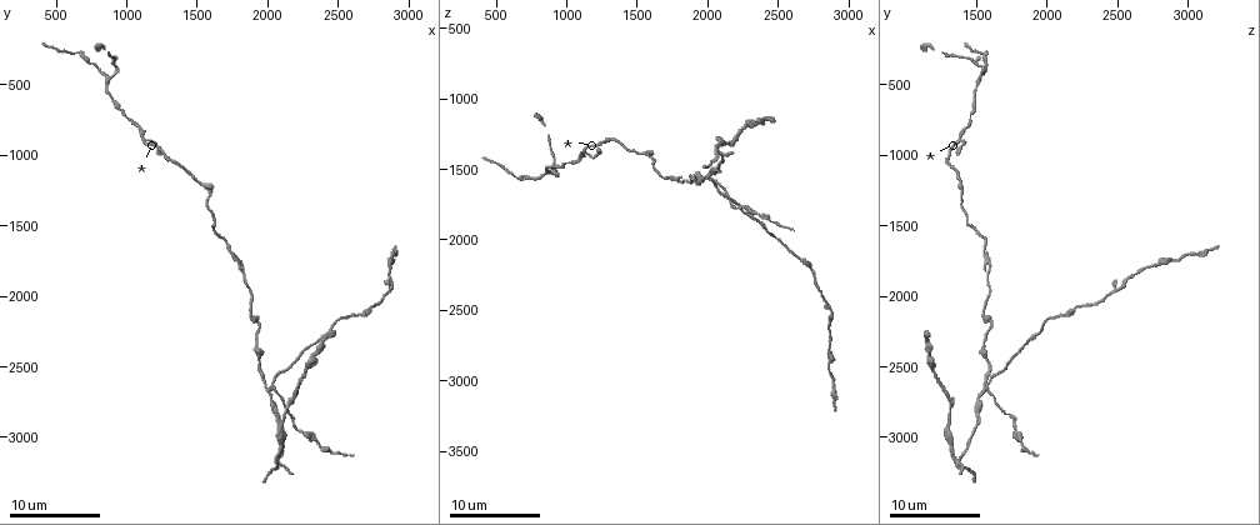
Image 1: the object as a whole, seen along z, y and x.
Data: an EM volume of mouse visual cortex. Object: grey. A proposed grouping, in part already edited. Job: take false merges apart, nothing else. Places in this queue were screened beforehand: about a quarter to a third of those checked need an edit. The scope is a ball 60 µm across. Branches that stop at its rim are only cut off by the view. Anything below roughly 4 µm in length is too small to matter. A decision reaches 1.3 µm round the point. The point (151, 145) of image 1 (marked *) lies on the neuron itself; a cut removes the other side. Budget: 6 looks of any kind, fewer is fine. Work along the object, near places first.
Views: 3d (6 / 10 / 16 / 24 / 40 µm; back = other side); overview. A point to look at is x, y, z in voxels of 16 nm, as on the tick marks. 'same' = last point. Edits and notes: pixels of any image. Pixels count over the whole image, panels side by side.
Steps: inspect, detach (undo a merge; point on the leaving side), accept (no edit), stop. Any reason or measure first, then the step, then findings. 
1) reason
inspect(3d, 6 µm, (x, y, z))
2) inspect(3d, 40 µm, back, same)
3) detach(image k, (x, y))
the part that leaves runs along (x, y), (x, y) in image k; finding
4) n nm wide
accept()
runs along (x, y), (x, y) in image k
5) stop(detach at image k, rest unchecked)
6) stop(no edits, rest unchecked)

three-way junction
inspect(3d, 10 µm, (880, 440, 1540))

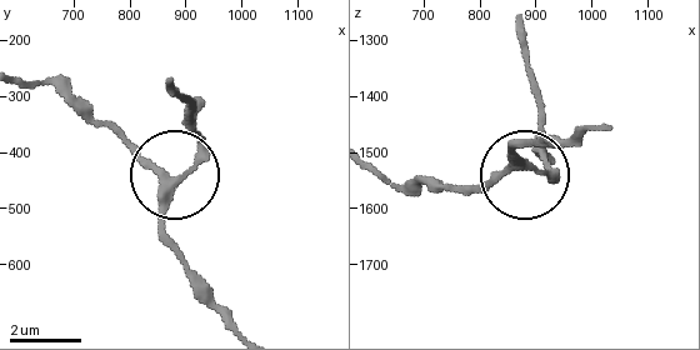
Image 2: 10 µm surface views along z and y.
other side
inspect(3d, 10 µm, back, (880, 460, 1520))

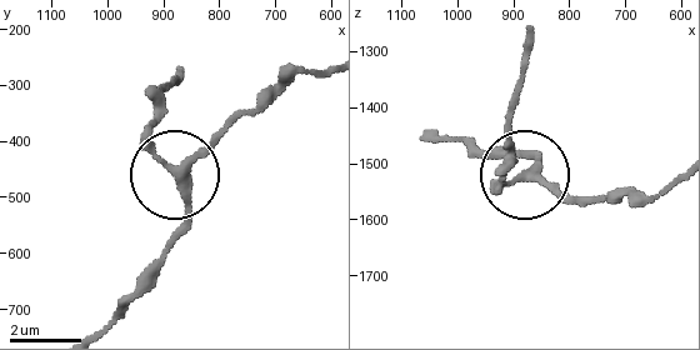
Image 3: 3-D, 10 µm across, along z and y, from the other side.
3 arms
accept()
runs along (439, 138), (526, 150), (538, 176), (589, 200) in image 3; all the same neuron

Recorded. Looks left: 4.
calibre changes
inspect(3d, 16 µm, (1480, 1180, 1380))

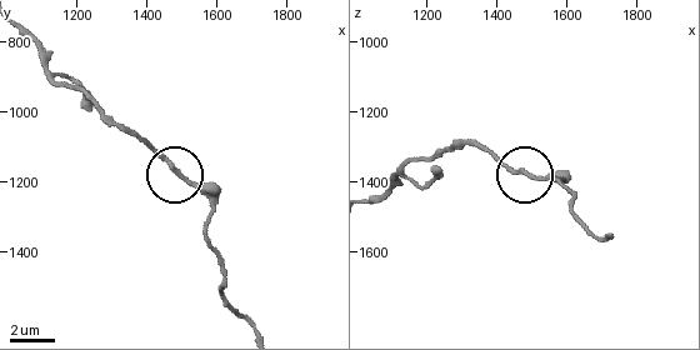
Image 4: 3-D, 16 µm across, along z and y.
inspect(3d, 6 µm, (1470, 1160, 1370))

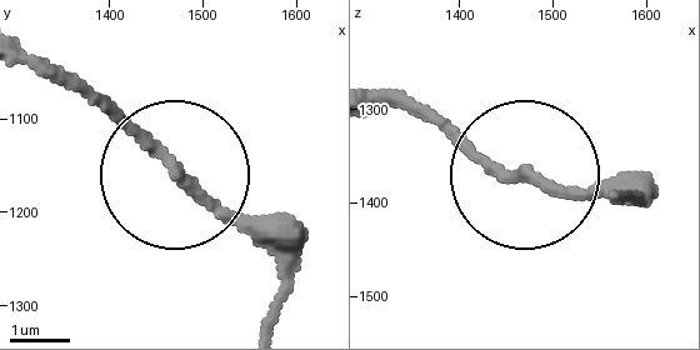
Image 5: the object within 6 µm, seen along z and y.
accept()
runs along (20, 48), (79, 78), (284, 266) in image 5; one neuron here

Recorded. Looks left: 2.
inspect(3d, 10 µm, (1800, 1780, 1580))

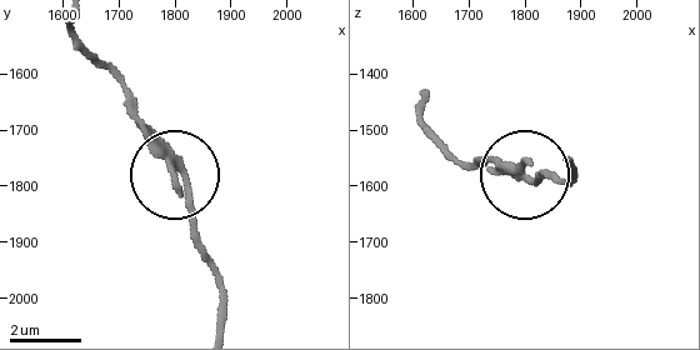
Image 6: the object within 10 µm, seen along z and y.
detach(image 6, (190, 193))
the part that leaves runs along (169, 149), (199, 253), (219, 289), (219, 325) in image 6; two neurons meet here

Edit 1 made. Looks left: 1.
stop(detach at image 6, rest unchecked)

